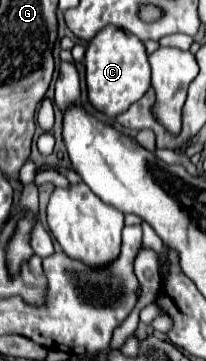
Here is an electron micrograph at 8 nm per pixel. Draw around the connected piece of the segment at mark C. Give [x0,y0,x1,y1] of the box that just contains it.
[84,26,150,118]

